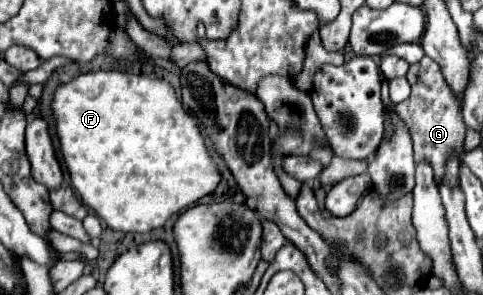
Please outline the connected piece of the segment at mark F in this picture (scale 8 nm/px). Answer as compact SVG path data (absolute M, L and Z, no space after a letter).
M115 70L85 72L57 86L51 112L73 188L81 202L103 218L111 230L145 234L159 228L173 214L211 194L221 180L195 120L183 108L173 86L159 78Z

